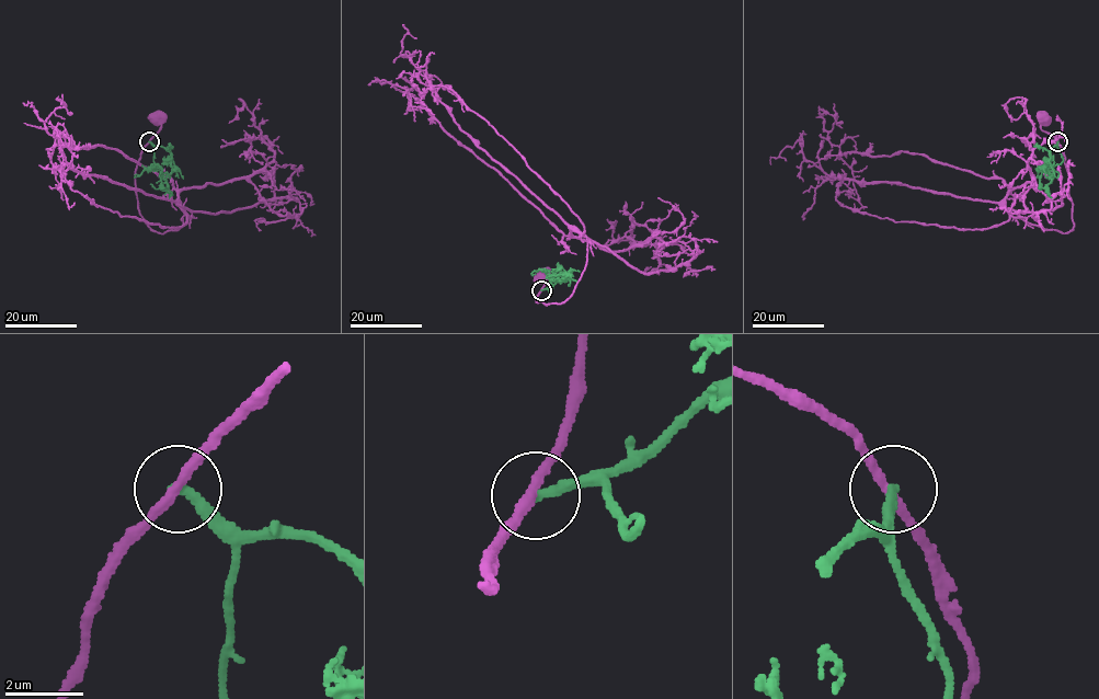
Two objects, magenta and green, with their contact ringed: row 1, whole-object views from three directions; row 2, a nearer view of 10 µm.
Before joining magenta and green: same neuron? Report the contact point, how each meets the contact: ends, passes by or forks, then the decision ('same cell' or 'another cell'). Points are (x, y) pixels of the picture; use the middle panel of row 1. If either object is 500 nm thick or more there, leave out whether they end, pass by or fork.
(541, 290) | magenta passes by | green ends | another cell

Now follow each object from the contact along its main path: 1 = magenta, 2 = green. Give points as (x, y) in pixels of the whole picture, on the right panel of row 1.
1: (1057, 141), (1041, 128), (1044, 118)
2: (1057, 141), (1044, 163), (1052, 178), (1045, 190), (1046, 184)

